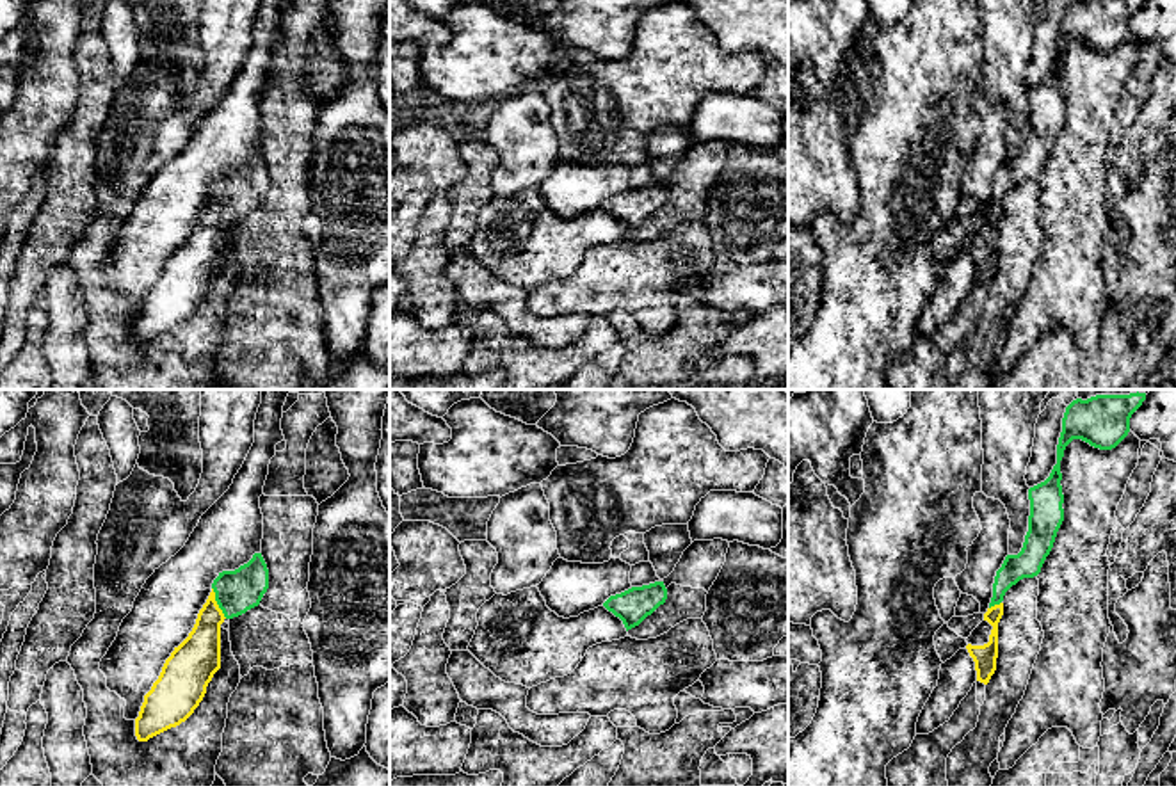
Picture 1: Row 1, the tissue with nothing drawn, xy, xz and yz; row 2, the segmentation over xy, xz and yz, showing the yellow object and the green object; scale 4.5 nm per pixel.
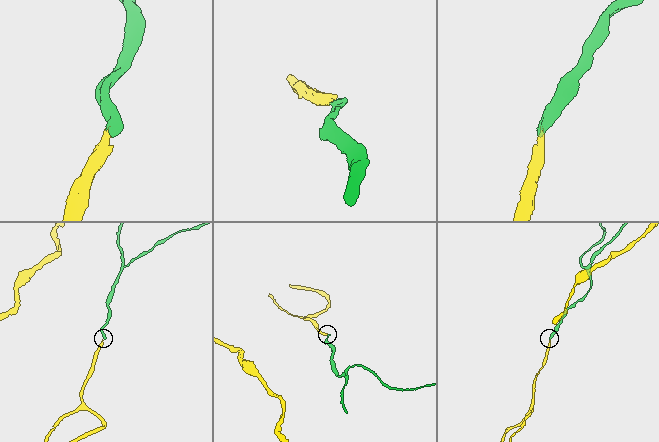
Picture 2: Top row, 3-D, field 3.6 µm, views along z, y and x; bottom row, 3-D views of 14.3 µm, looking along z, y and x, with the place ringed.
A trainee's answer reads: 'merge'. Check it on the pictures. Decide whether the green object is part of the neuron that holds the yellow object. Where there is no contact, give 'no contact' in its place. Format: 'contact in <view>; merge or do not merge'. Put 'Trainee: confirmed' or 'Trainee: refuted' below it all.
contact in xy; merge
Trainee: confirmed

